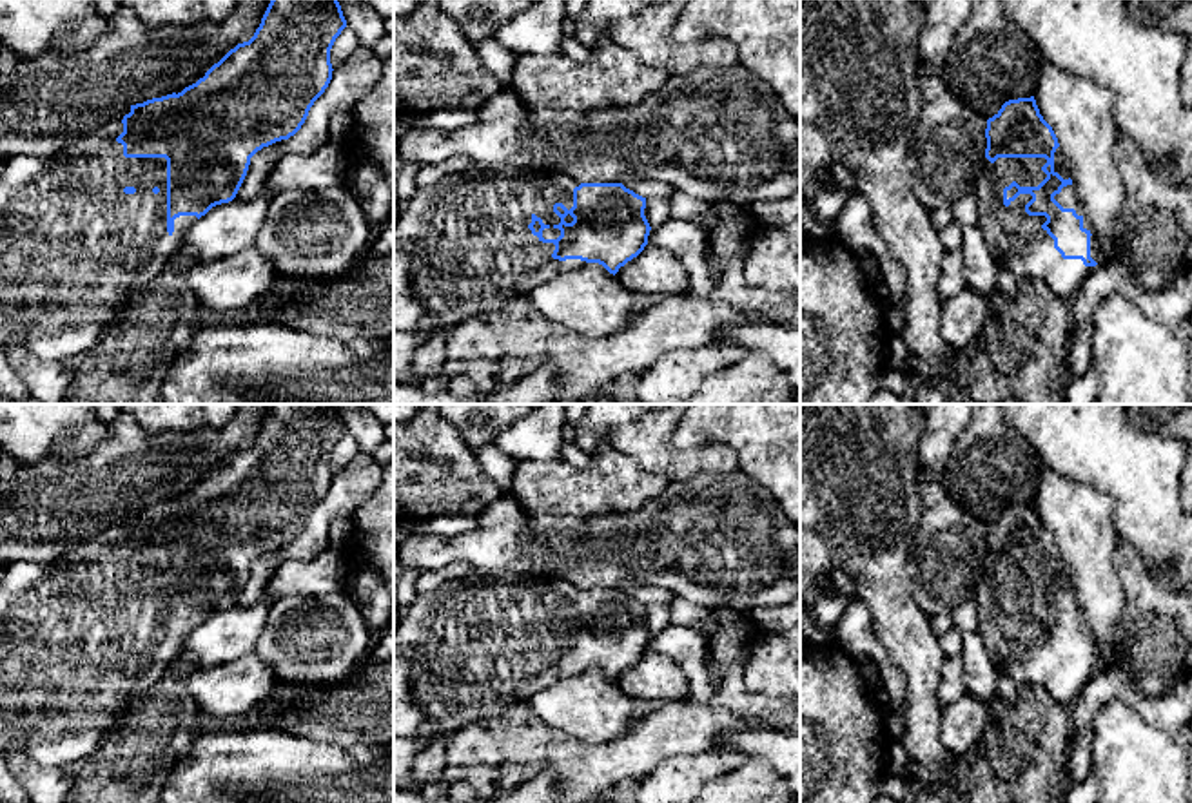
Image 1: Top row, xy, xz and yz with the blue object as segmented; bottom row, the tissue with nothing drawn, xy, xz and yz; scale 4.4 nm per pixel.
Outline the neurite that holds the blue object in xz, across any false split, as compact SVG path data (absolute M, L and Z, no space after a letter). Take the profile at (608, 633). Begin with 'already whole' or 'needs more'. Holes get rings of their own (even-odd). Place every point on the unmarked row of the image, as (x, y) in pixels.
needs more; M475 575L446 582L432 593L419 593L394 627L394 649L412 656L414 700L426 718L415 738L394 740L394 787L412 787L412 761L435 738L493 720L504 707L523 703L557 680L599 669L615 682L648 651L651 633L644 614L646 604L622 589L579 589L561 578Z

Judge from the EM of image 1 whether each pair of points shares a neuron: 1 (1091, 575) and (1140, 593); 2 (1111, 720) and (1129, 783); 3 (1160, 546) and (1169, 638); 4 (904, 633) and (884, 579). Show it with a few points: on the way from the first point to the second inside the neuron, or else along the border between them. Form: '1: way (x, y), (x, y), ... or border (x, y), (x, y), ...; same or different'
1: border (1114, 546), (1114, 570), (1125, 593), (1118, 629); different
2: way (1122, 736), (1129, 754), (1129, 767); same
3: border (1136, 548), (1145, 564), (1172, 588); different
4: way (898, 620), (886, 591); same

